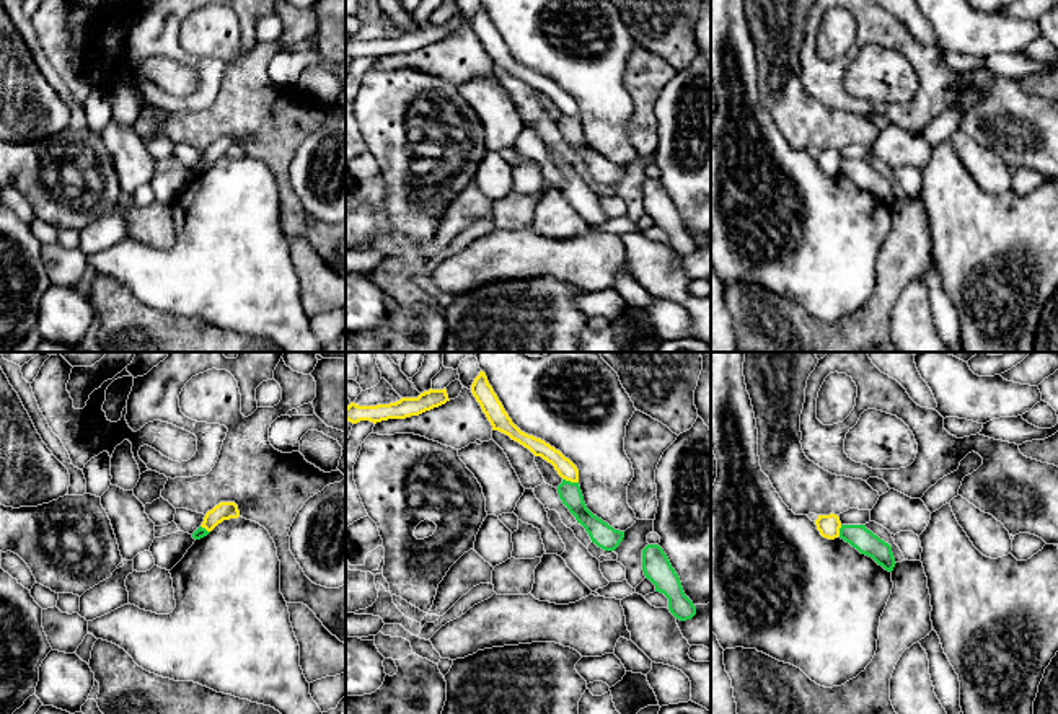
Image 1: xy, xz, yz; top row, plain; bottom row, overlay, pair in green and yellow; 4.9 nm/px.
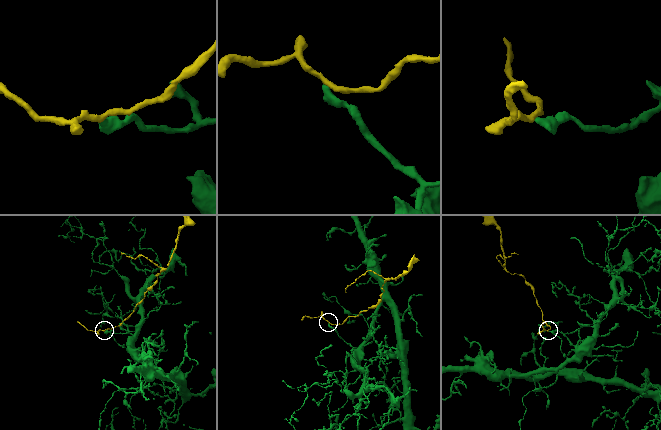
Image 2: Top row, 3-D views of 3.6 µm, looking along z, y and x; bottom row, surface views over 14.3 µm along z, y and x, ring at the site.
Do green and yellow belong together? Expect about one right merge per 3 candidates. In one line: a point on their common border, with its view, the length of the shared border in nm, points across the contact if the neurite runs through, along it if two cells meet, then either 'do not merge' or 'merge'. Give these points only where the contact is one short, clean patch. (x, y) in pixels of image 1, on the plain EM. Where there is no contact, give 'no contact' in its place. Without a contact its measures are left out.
contact xz (569, 116); length 80 nm; border xz (563, 113), (577, 118); do not merge

